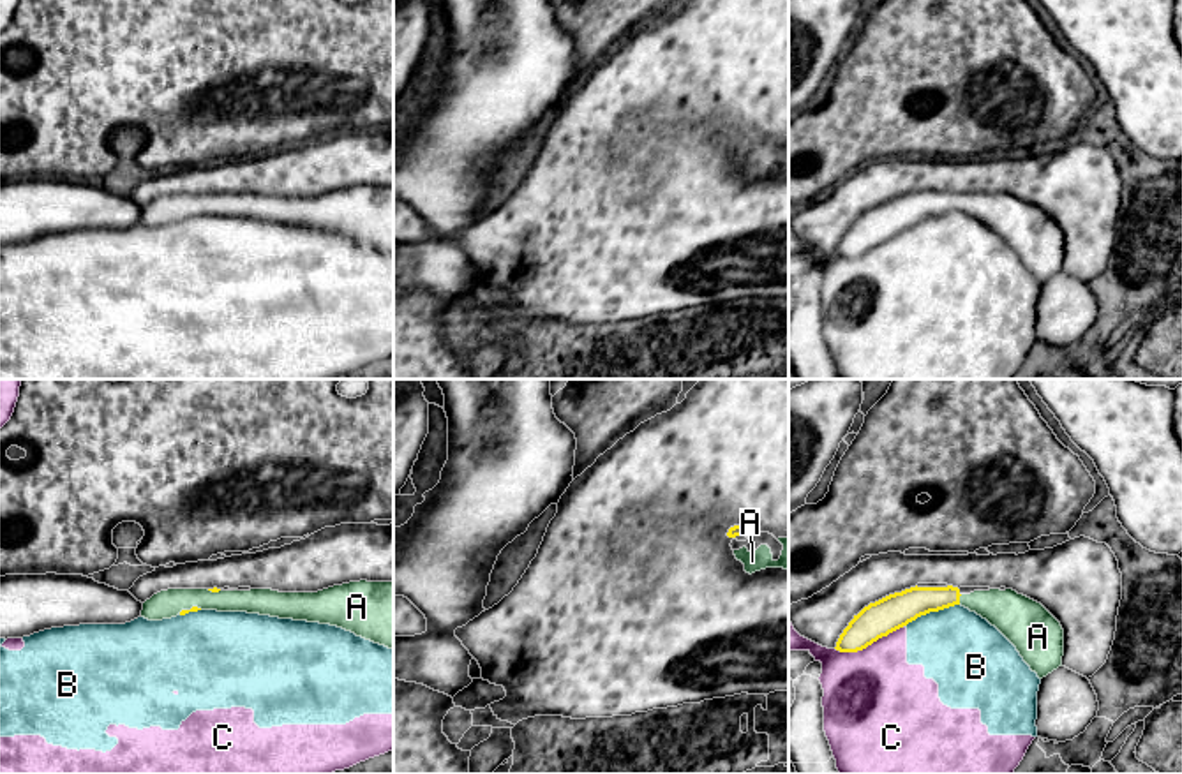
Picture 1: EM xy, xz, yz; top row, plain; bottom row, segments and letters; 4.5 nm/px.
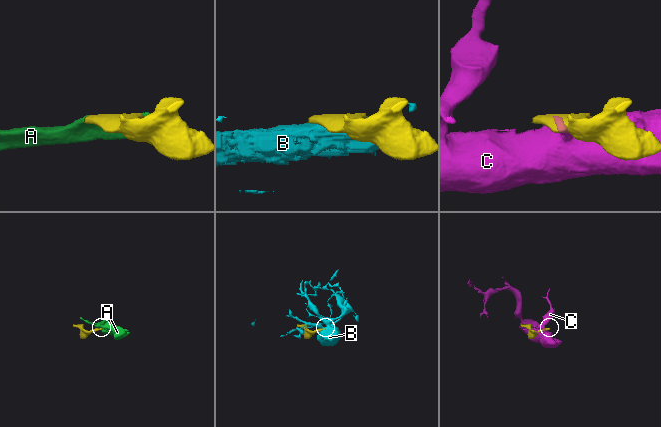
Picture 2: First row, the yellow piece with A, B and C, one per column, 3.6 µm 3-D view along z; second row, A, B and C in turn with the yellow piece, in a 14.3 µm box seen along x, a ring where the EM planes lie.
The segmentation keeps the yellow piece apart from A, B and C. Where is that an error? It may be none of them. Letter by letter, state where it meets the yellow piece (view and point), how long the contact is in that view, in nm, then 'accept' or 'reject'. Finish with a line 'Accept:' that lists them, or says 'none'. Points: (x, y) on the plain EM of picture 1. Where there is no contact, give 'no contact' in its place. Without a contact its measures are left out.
A: meets yellow in yz at (958, 205); contact 50 nm long; accept
B: meets yellow in yz at (932, 215); contact 260 nm long; reject
C: meets yellow in yz at (868, 249); contact 340 nm long; reject
Accept: A

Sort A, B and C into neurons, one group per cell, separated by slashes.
A / B C

